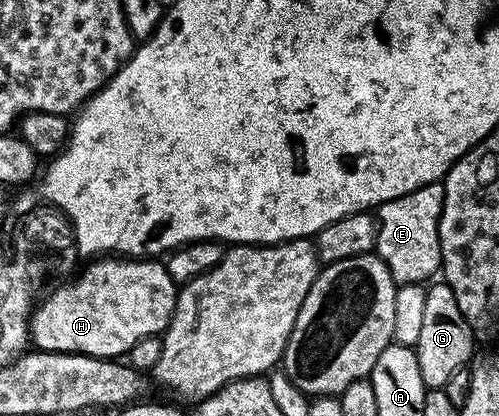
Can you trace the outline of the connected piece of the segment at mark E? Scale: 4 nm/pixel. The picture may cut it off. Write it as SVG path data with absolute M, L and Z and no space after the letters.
M425 185L403 197L377 206L378 258L388 267L395 286L421 285L429 282L430 276L437 274L442 267L440 255L440 235L438 220L442 214L444 191L442 185Z

